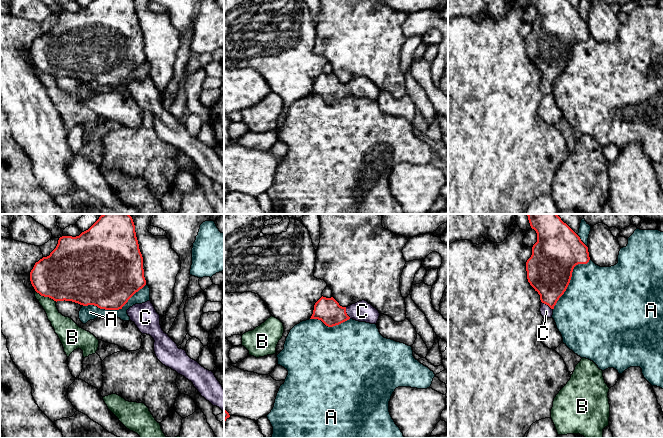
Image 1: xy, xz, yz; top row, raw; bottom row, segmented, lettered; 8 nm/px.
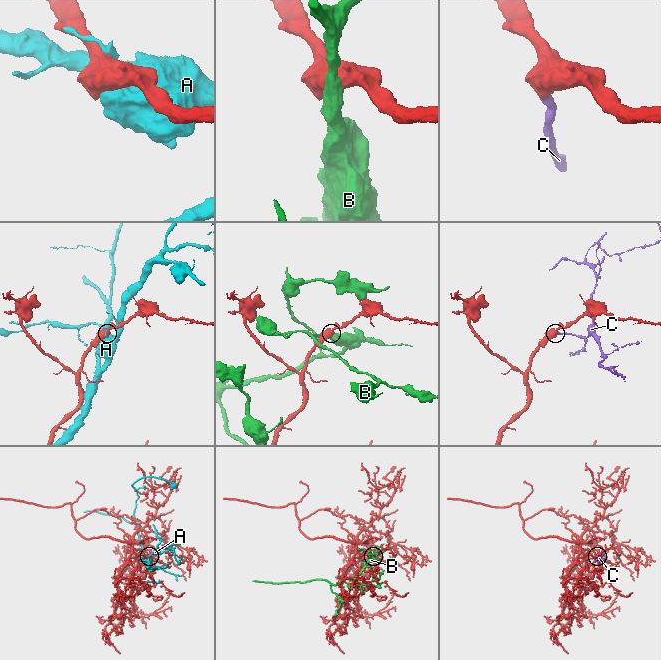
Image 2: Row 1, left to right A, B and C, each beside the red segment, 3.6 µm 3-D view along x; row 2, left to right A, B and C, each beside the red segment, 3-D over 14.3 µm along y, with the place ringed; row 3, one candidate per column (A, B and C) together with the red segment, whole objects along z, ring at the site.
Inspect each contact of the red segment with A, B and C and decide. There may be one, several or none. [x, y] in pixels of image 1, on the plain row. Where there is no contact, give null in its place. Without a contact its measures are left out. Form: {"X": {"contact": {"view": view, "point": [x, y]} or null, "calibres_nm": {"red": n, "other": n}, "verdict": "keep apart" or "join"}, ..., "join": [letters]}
{"A": {"contact": {"view": "xy", "point": [113, 85]}, "calibres_nm": {"red": 460, "other": 120}, "verdict": "keep apart"}, "B": {"contact": {"view": "xy", "point": [44, 72]}, "calibres_nm": {"red": 420, "other": 130}, "verdict": "keep apart"}, "C": {"contact": {"view": "xz", "point": [346, 89]}, "calibres_nm": {"red": 200, "other": 170}, "verdict": "join"}, "join": ["C"]}

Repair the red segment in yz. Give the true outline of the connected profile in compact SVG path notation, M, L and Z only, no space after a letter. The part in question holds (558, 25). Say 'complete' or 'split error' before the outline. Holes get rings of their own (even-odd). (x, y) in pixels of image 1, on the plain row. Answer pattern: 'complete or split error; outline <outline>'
split error; outline M530 0L530 2L537 9L537 18L533 21L532 31L526 38L527 55L540 71L541 91L543 94L551 94L554 82L570 59L574 43L589 38L588 23L567 0Z

